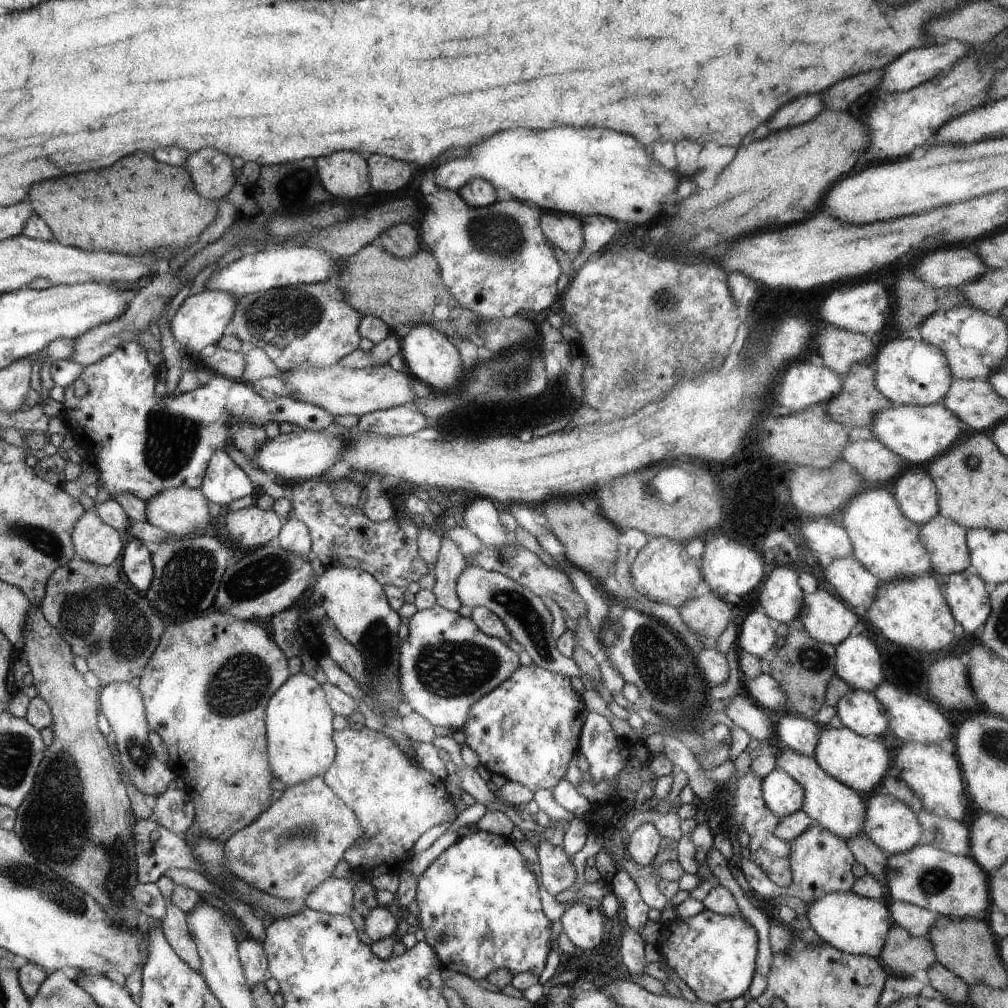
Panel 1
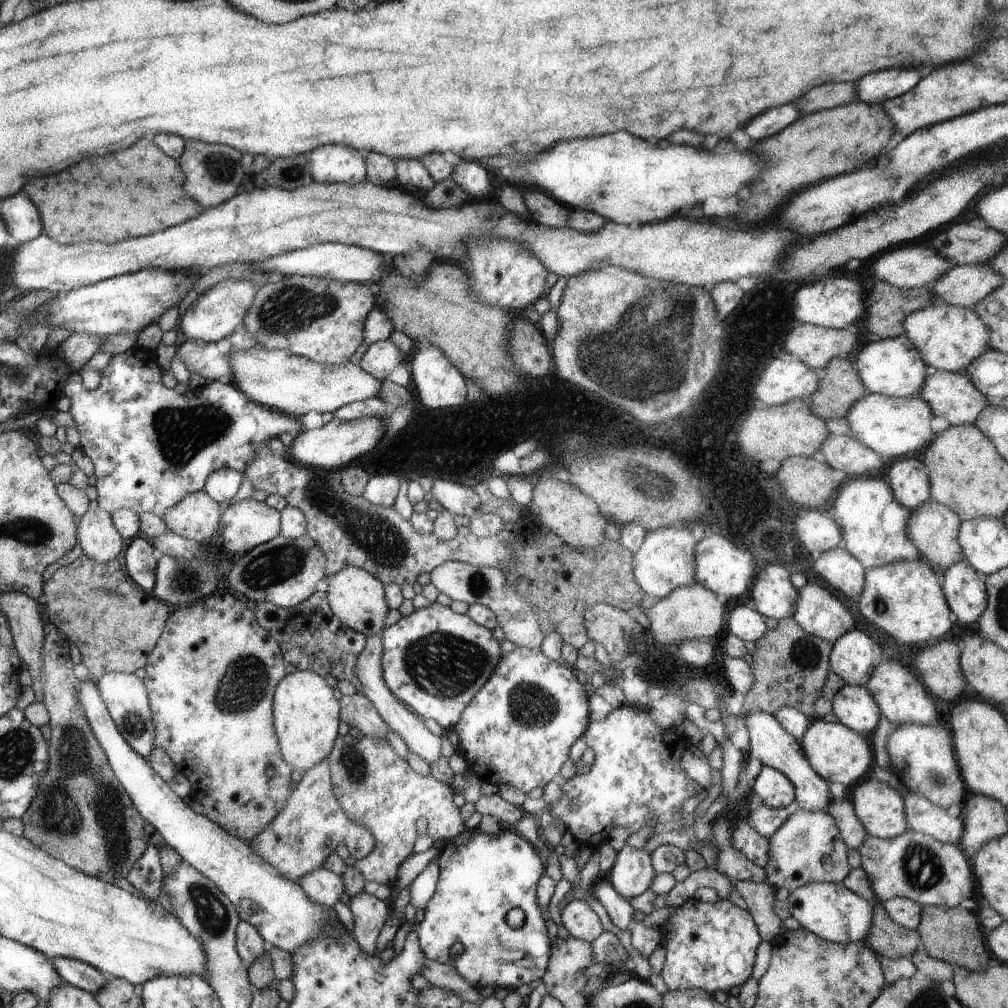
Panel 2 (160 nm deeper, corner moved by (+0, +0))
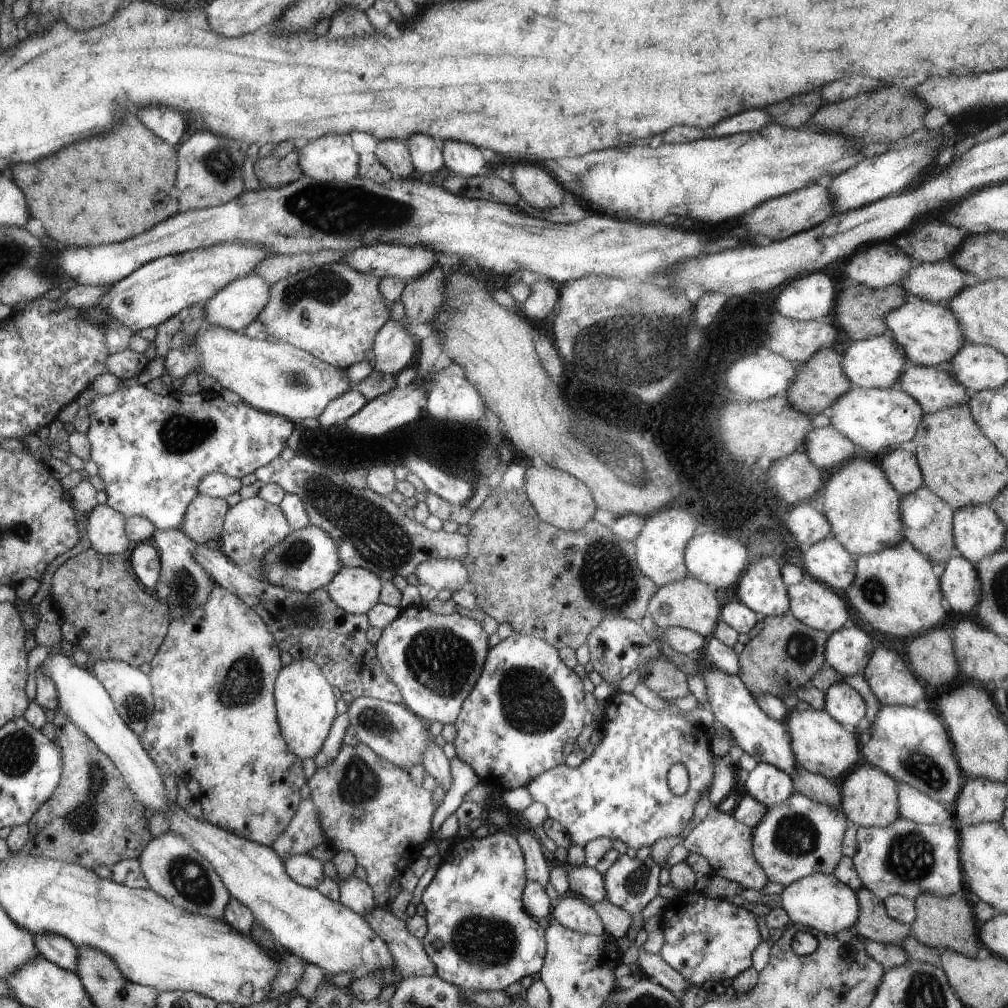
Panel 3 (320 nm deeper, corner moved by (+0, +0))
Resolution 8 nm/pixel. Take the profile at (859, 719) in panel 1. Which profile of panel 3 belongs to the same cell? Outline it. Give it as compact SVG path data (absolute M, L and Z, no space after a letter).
M844 681L831 684L825 692L824 709L845 728L855 728L866 714L862 696Z

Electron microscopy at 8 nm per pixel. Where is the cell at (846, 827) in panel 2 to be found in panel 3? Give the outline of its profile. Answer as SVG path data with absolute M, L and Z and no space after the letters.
M800 766L795 770L795 773L791 778L794 783L794 791L805 794L813 801L829 804L837 809L841 808L841 794L838 781L829 781L822 775L808 772Z

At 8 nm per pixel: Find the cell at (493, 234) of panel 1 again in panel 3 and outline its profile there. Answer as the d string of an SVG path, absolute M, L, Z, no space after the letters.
M380 139L373 154L393 174L394 178L417 176L409 148L402 140Z

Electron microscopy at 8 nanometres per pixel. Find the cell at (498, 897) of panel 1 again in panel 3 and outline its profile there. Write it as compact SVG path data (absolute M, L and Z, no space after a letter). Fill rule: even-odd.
M498 830L481 839L453 839L422 894L427 922L427 933L421 939L424 950L436 967L436 975L442 980L473 991L505 991L510 984L538 972L546 952L545 929L527 913L522 904L523 890L528 884L522 849L516 837ZM434 940L440 940L443 946L434 947Z

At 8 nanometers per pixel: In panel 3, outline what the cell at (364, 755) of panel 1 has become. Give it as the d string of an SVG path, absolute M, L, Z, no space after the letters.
M348 742L343 744L340 754L329 765L316 769L309 787L329 846L354 854L357 864L367 872L366 882L373 888L377 906L386 906L390 898L388 886L392 878L400 878L400 872L407 870L421 855L421 844L432 840L432 819L438 806L432 800L432 794L424 790L424 787L416 786L405 769L378 756L369 745L359 743L352 746Z

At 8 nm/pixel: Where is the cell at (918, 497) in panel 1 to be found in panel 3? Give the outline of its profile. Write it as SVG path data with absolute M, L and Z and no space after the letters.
M907 446L892 449L889 453L877 458L877 465L900 496L914 492L924 485L916 455Z

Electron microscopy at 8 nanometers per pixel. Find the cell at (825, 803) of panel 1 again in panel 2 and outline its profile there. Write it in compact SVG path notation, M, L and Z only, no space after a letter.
M750 711L746 716L746 728L749 740L743 745L750 757L761 760L763 766L779 770L790 779L795 788L796 806L811 811L826 811L827 806L833 801L834 796L824 780L810 766L800 741L794 738L779 722L774 715L764 711Z

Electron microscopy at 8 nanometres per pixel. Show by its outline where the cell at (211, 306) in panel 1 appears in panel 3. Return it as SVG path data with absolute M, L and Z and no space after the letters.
M258 275L236 279L206 302L206 322L244 332L271 299L271 285Z

